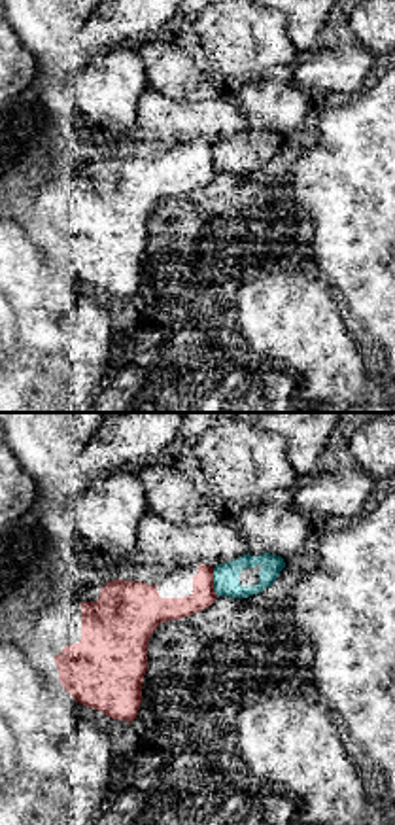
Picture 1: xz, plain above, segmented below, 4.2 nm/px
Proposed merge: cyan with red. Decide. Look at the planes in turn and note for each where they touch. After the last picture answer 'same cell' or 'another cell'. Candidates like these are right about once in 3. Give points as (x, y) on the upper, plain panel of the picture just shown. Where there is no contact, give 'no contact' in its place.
contact (214, 157)

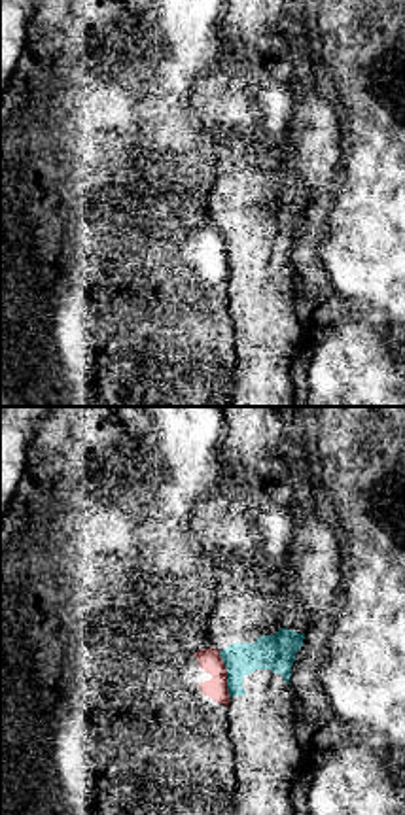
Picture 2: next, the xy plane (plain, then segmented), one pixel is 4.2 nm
contact (228, 250)

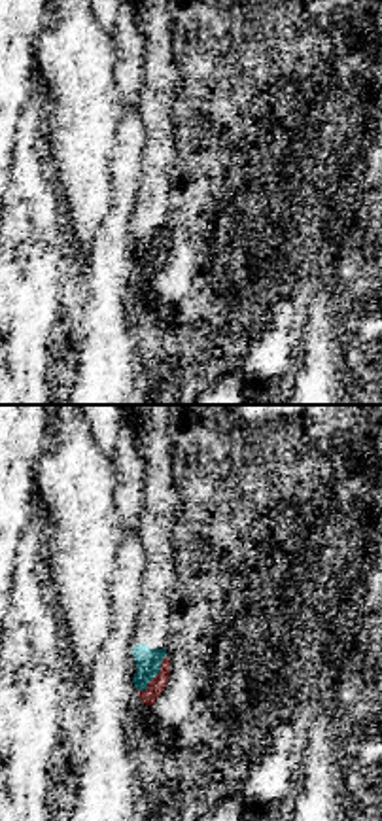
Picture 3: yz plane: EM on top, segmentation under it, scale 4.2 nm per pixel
contact (156, 250)

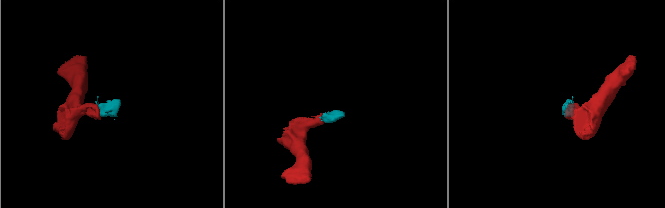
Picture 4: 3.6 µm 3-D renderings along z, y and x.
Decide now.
another cell

